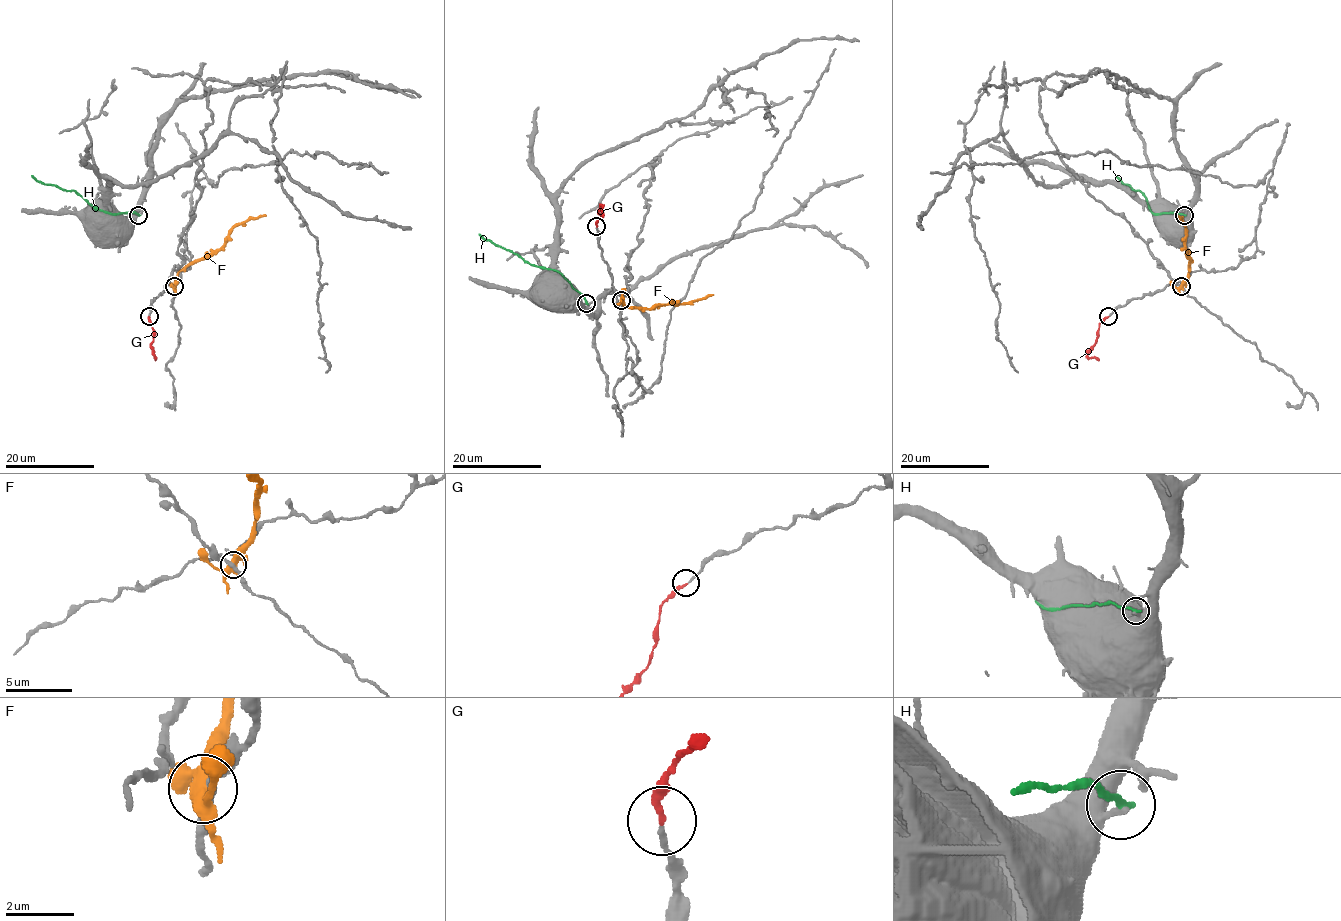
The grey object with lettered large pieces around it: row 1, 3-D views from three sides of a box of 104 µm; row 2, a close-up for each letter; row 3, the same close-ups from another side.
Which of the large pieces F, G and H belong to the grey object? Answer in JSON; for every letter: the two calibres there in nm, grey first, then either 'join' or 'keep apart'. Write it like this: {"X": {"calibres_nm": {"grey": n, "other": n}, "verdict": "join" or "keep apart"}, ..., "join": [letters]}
{"F": {"calibres_nm": {"grey": 190, "other": 400}, "verdict": "keep apart"}, "G": {"calibres_nm": {"grey": 140, "other": 200}, "verdict": "join"}, "H": {"calibres_nm": {"grey": 240, "other": 220}, "verdict": "keep apart"}, "join": ["G"]}

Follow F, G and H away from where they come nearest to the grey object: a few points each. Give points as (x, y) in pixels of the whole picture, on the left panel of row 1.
F: (174, 287), (180, 271), (211, 257), (224, 244), (227, 233), (234, 227), (265, 214)
G: (149, 316), (153, 341), (151, 349), (155, 360)
H: (139, 214), (95, 210), (73, 190), (37, 181), (31, 176)

